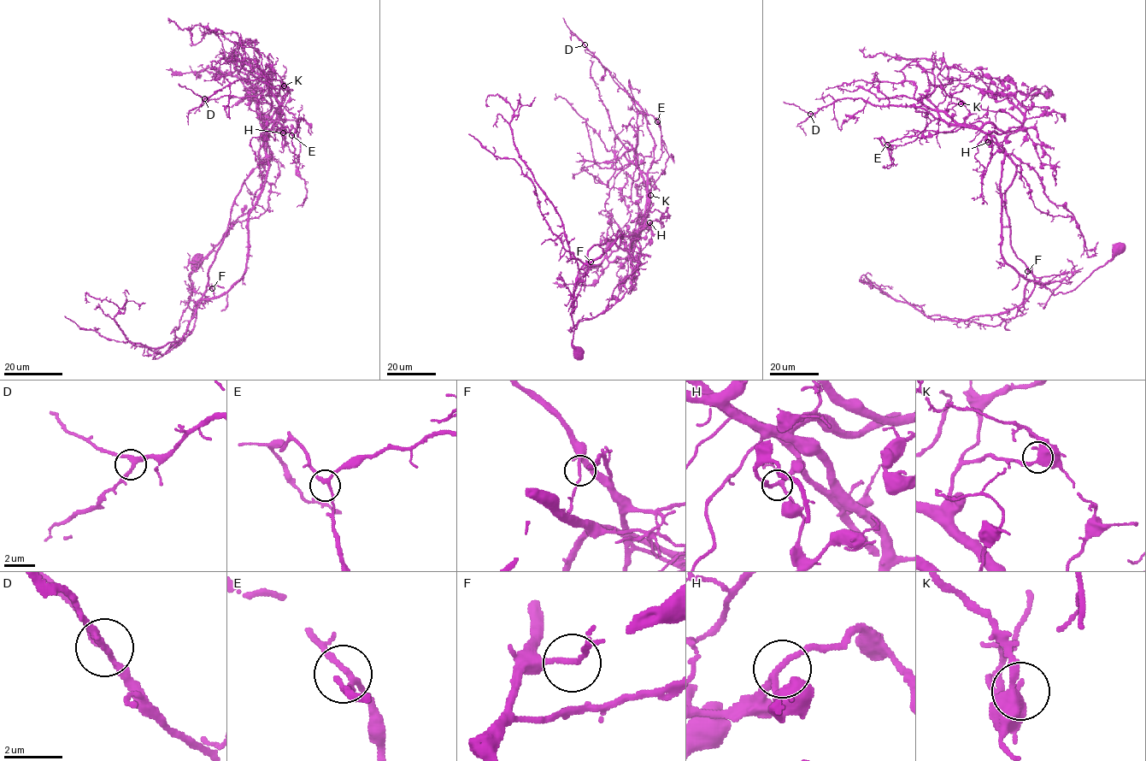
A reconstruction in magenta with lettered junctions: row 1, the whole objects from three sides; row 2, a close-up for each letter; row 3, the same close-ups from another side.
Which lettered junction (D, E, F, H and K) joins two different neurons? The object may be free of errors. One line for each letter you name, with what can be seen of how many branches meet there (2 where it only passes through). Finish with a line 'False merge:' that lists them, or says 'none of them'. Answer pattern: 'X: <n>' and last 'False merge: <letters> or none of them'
F: 2
False merge: F

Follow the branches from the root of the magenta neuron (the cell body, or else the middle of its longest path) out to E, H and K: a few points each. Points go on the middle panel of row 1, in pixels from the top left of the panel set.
E: (580, 351), (578, 272), (594, 244), (612, 239), (630, 250), (661, 153), (657, 121)
H: (580, 351), (572, 344), (572, 311), (587, 252), (608, 239), (630, 250), (633, 234), (649, 222)
K: (580, 351), (572, 344), (578, 272), (594, 244), (612, 239), (630, 250), (646, 201), (651, 203), (650, 195)

